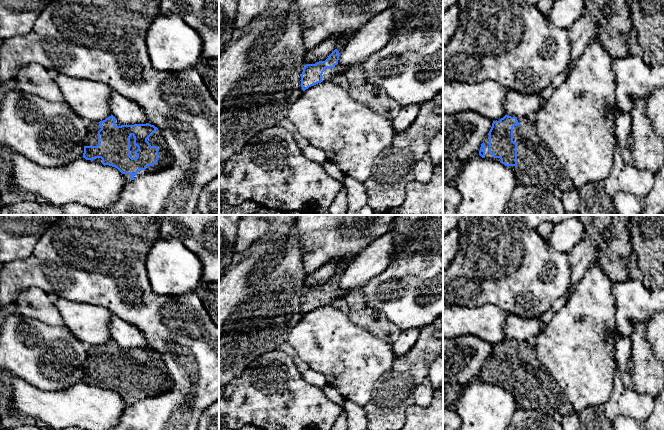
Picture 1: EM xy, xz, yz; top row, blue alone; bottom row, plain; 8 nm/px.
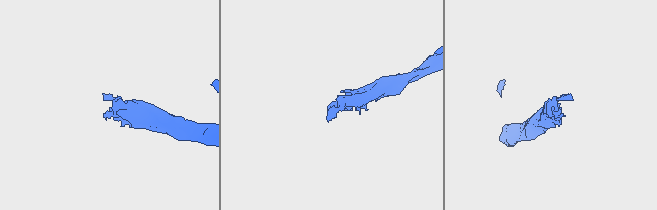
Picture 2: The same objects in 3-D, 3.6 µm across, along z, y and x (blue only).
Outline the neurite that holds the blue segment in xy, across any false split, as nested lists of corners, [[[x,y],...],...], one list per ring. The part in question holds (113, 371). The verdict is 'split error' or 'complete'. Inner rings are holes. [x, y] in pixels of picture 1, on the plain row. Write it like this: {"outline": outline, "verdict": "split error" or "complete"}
{"outline": [[[113,339],[100,346],[86,346],[83,382],[117,392],[126,405],[168,392],[172,385],[163,359],[149,347],[123,349]]], "verdict": "split error"}

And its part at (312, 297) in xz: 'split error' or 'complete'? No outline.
split error

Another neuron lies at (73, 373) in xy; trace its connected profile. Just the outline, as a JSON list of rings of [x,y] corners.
[[[19,313],[0,325],[0,368],[44,391],[65,390],[83,381],[86,346],[66,327],[51,326]]]

